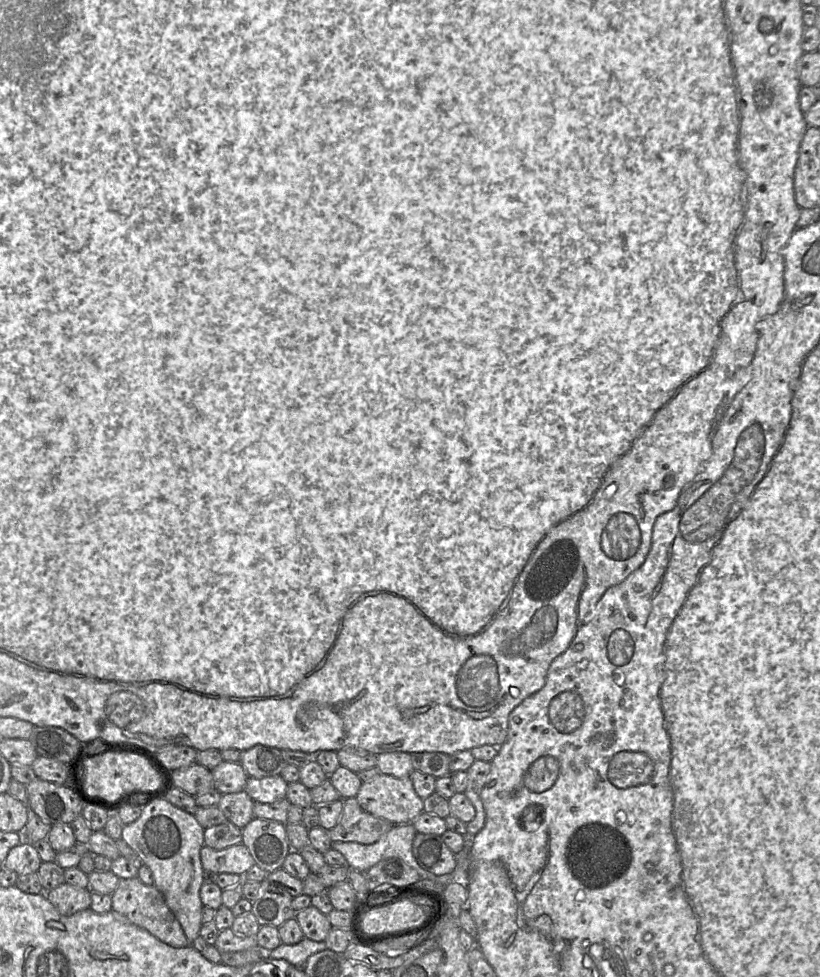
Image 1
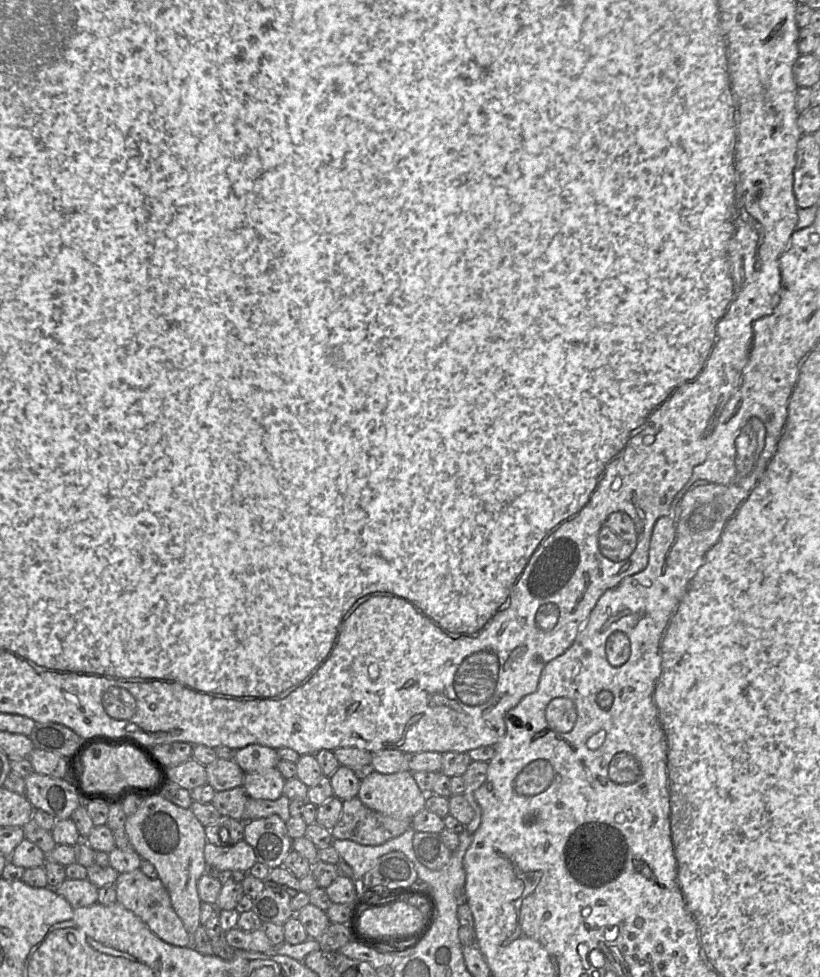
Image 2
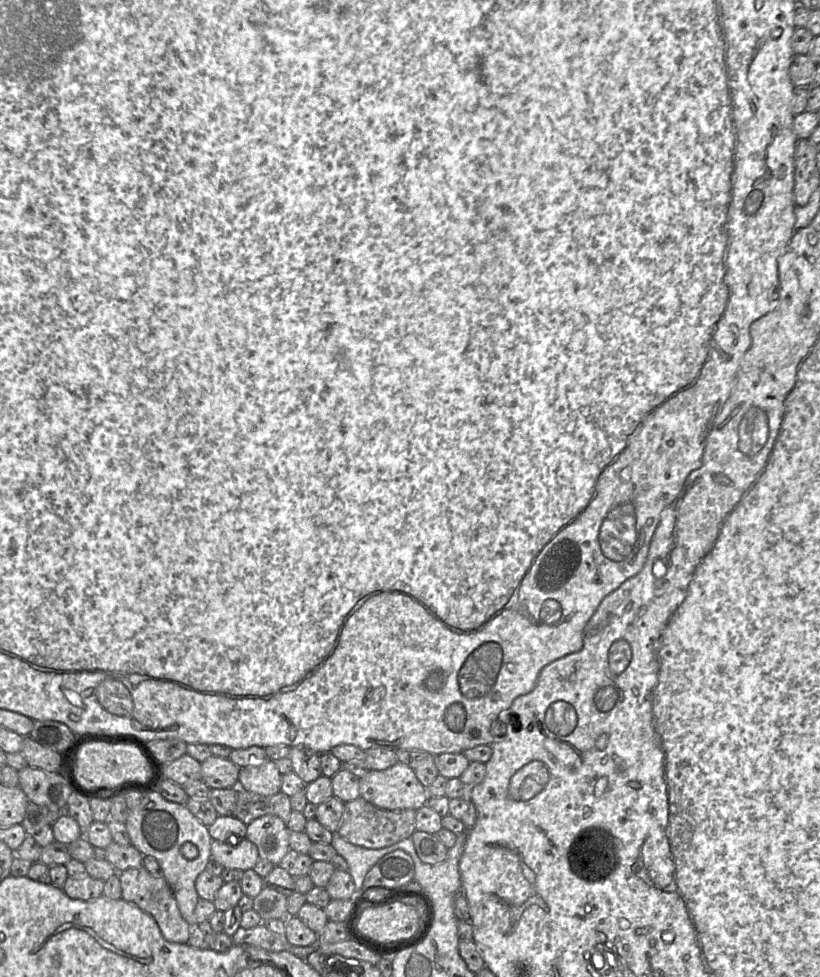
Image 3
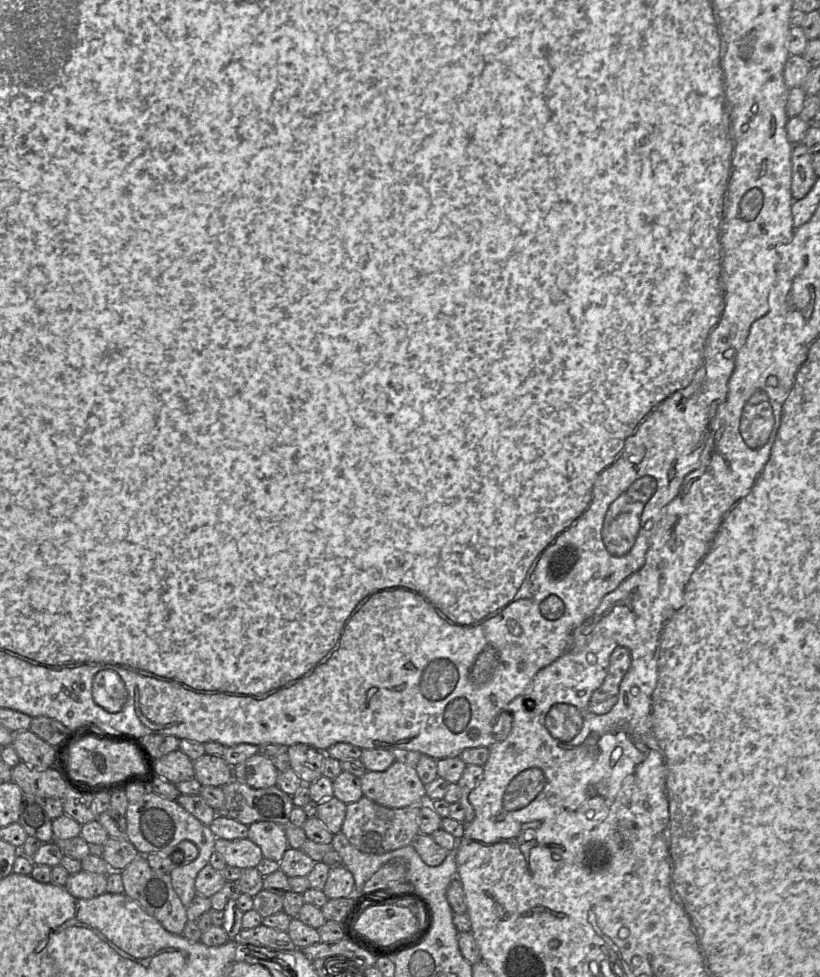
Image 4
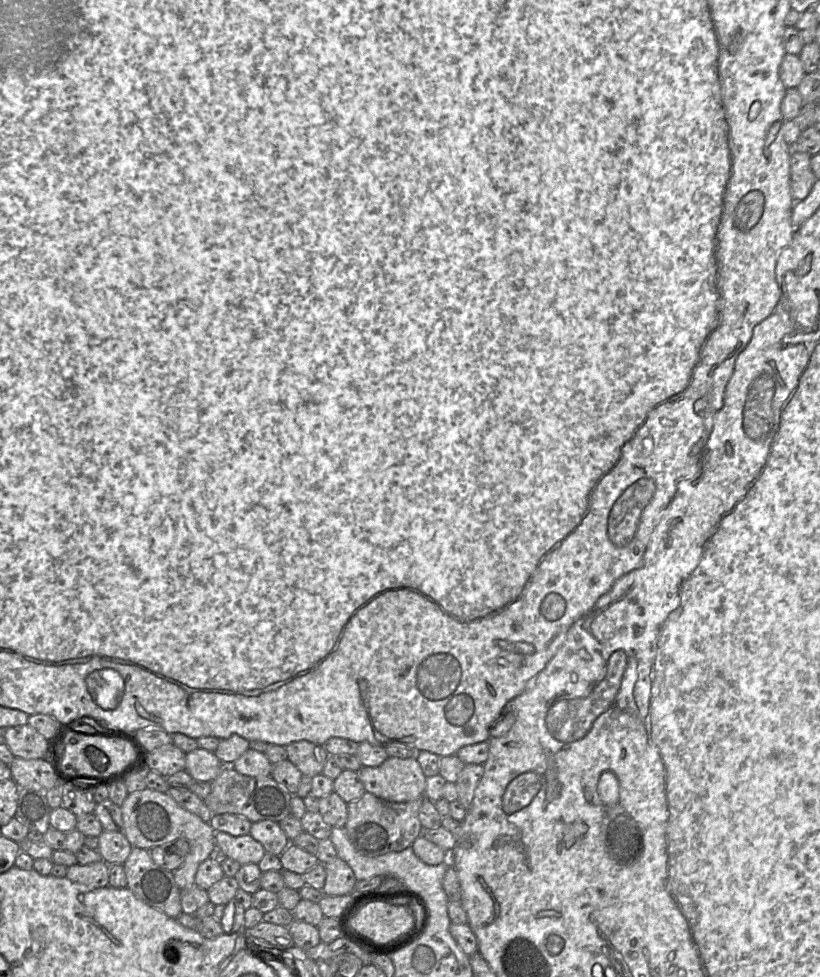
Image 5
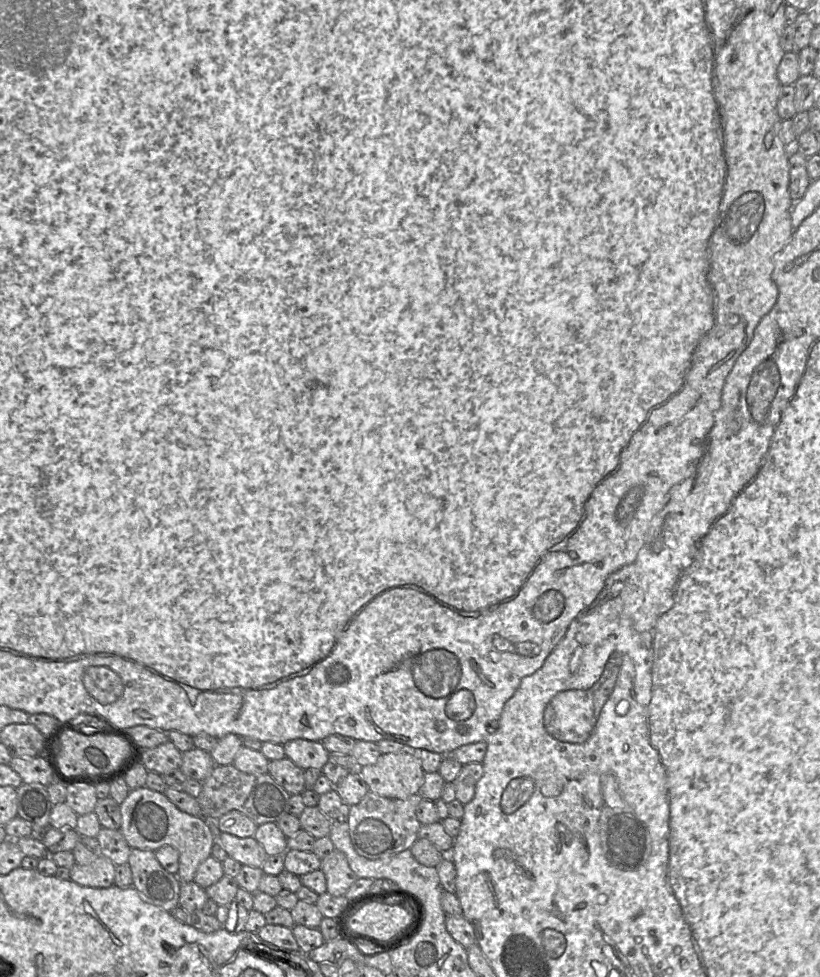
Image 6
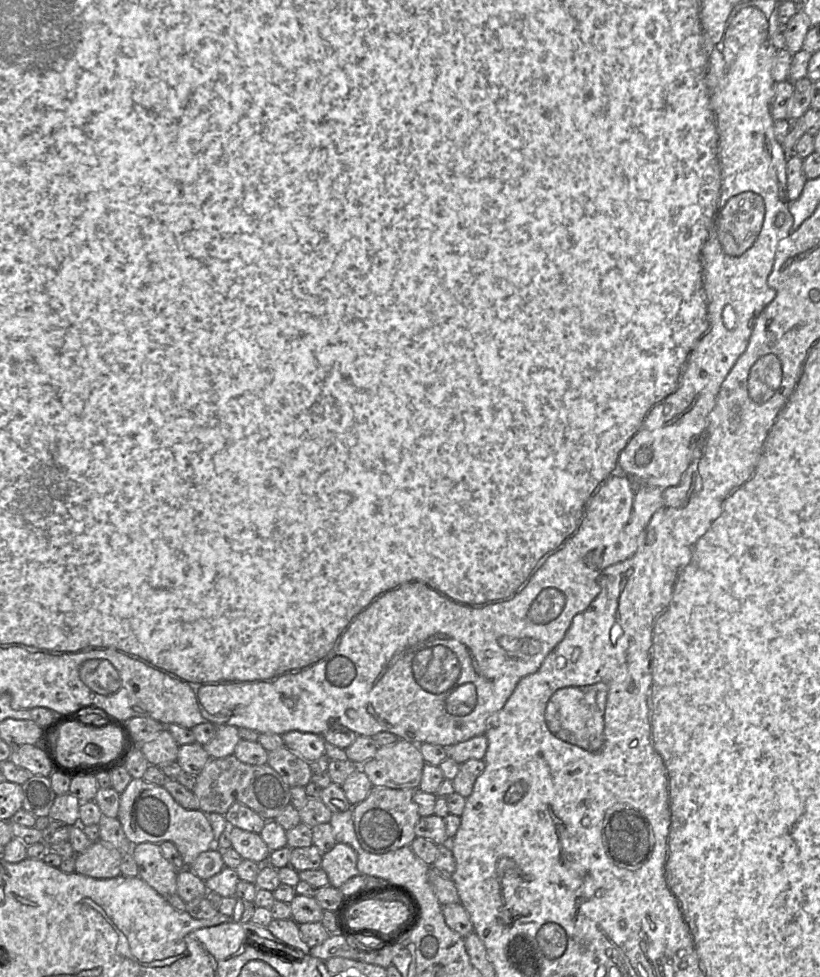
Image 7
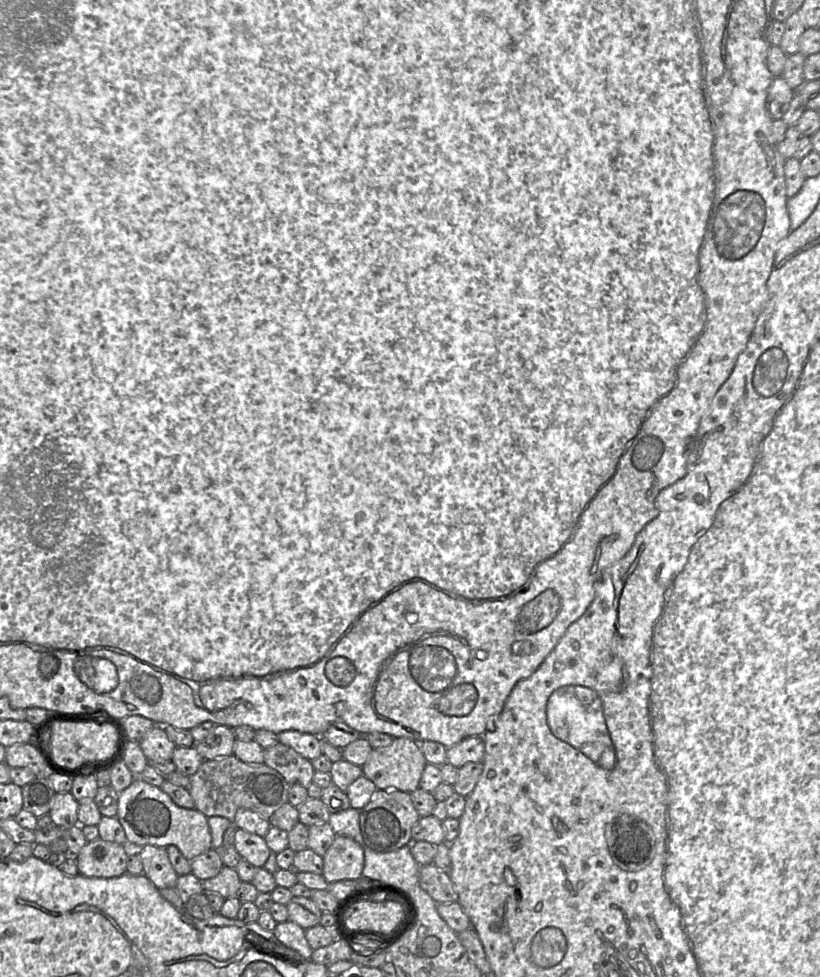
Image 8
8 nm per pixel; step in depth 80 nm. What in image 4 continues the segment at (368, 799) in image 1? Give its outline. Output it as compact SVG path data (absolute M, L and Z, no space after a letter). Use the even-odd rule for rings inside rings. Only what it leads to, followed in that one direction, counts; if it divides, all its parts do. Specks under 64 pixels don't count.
M394 761L385 771L366 771L360 777L363 795L389 808L427 803L425 785L415 766Z

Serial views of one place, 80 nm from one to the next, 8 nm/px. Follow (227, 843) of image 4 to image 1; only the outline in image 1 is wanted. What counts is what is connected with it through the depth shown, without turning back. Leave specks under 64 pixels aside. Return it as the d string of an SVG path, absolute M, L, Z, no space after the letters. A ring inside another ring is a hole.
M242 842L224 849L213 849L203 845L200 858L206 875L220 873L244 875L255 864L248 848Z

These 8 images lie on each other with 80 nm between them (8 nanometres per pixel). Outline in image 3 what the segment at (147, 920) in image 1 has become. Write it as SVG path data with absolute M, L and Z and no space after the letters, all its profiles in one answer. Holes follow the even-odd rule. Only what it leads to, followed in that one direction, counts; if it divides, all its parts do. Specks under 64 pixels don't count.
M143 865L118 873L122 889L121 898L134 903L142 911L153 917L165 940L179 944L187 943L191 933L191 925L182 917L177 901L166 879L163 876L152 876Z

